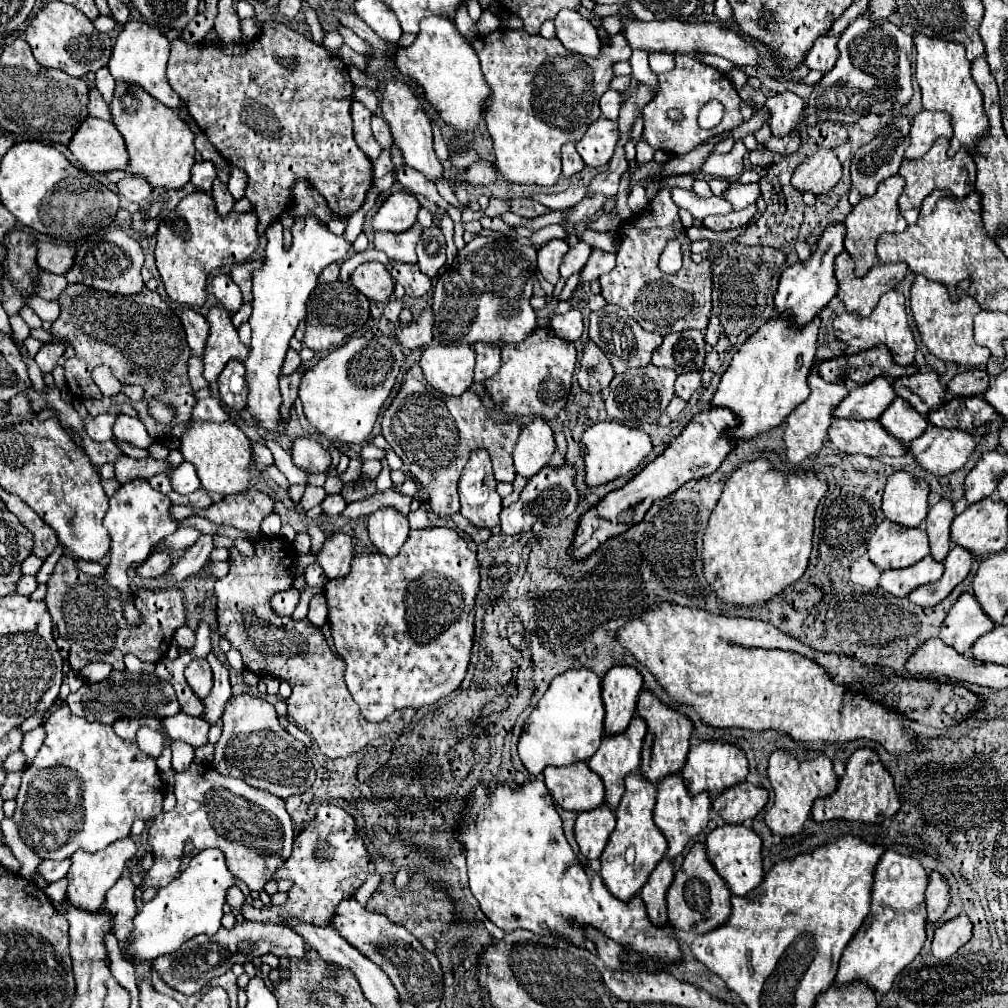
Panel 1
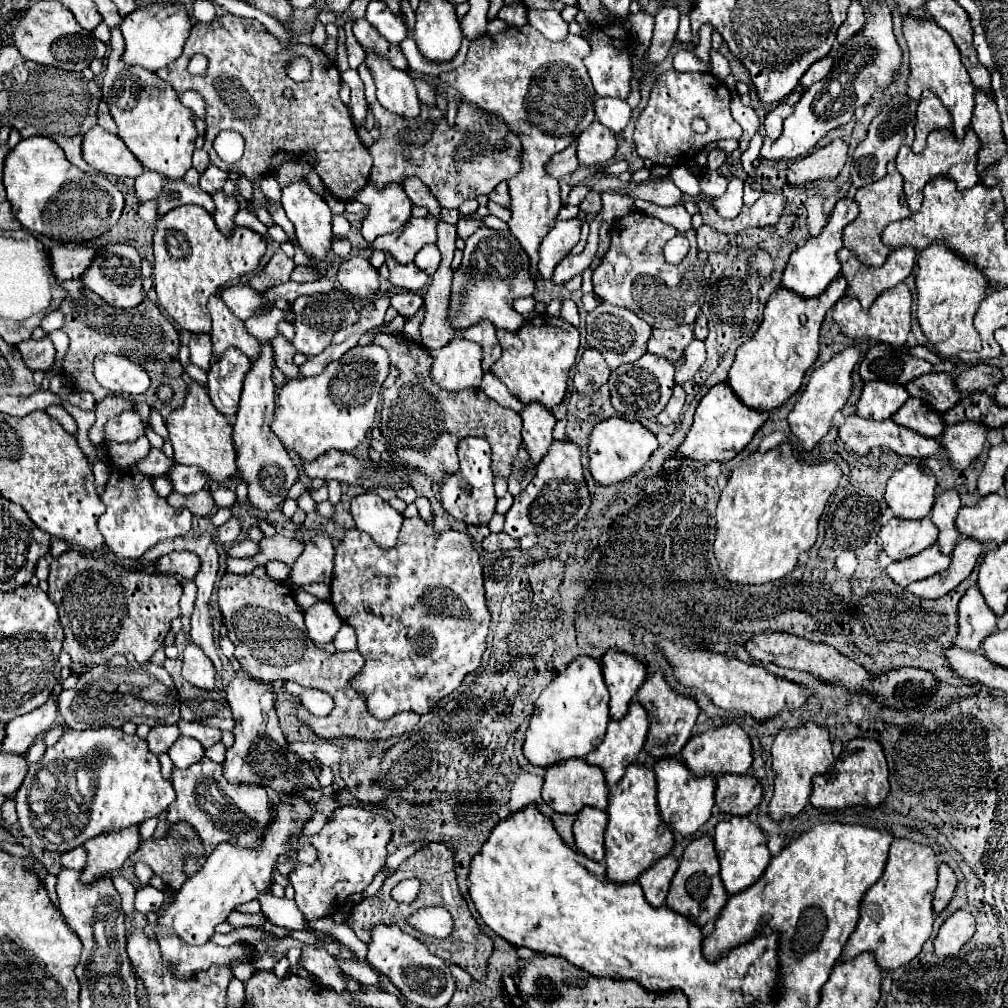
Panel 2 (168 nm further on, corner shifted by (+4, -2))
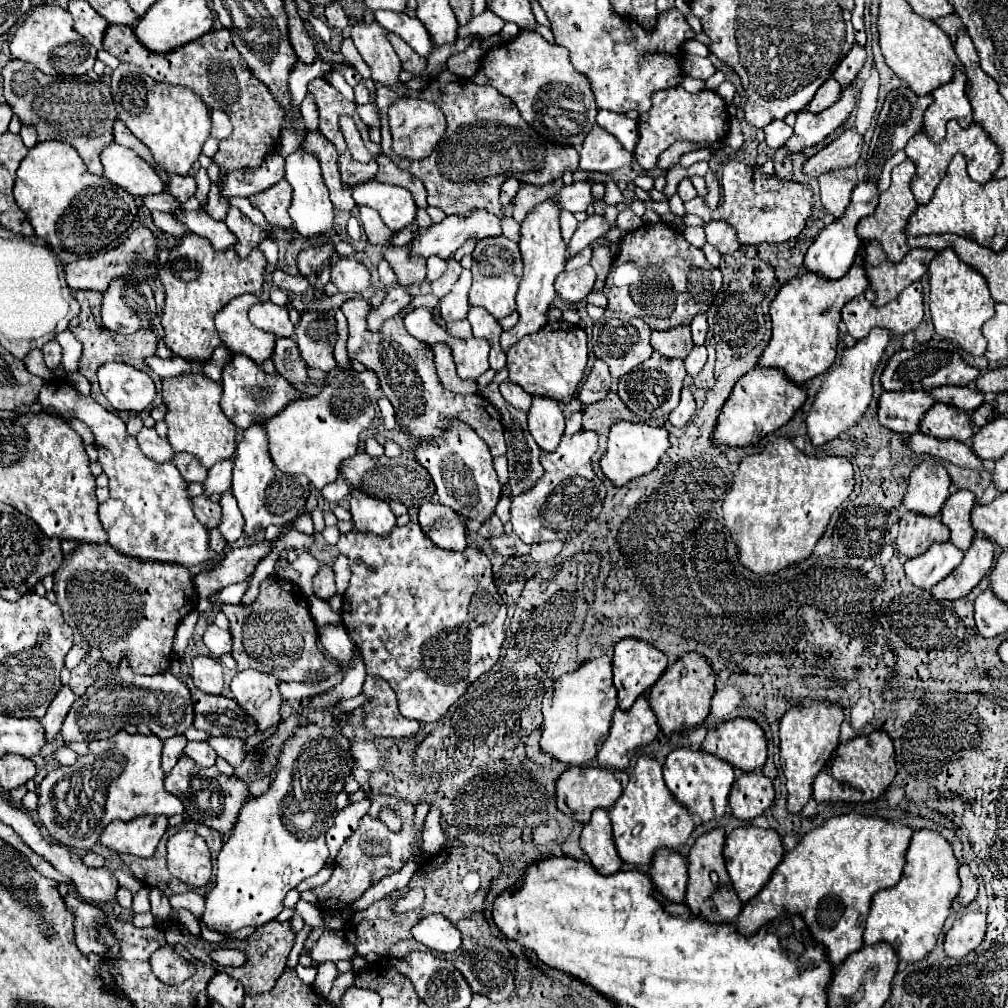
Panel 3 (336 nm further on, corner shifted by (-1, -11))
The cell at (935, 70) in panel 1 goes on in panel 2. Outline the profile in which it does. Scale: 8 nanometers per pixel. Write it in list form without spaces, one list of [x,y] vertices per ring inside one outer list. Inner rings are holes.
[[[903,15],[903,35],[909,47],[909,67],[911,67],[911,75],[907,81],[909,97],[919,101],[925,89],[933,91],[953,117],[953,135],[957,139],[963,139],[973,117],[975,101],[973,101],[973,83],[961,63],[961,53],[957,51],[957,45],[947,35],[947,31],[941,29],[937,23],[919,21],[909,15]]]

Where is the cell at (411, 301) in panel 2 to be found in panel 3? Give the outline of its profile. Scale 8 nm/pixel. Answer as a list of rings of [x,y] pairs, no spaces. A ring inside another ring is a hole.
[[[422,294],[422,296],[414,296],[414,300],[412,300],[412,306],[414,308],[420,308],[420,306],[426,306],[426,308],[438,308],[438,304],[440,304],[440,298],[436,298],[434,294]]]

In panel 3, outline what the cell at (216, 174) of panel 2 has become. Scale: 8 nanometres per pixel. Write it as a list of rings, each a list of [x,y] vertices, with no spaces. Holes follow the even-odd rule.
[[[270,152],[262,162],[262,168],[246,168],[246,170],[232,170],[226,176],[226,184],[222,190],[224,198],[232,196],[252,196],[258,192],[268,190],[276,182],[284,178],[284,160],[276,152]]]

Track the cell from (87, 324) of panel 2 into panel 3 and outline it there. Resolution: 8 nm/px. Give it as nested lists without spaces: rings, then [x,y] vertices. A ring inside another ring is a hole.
[[[78,290],[74,296],[76,296],[76,300],[80,302],[82,310],[80,310],[80,314],[78,314],[76,318],[70,320],[70,332],[72,332],[72,334],[82,342],[82,346],[84,346],[82,360],[80,360],[80,374],[84,374],[84,376],[90,380],[90,384],[92,384],[92,398],[94,398],[100,406],[112,412],[112,409],[108,407],[110,406],[108,400],[106,400],[104,394],[100,392],[98,378],[96,378],[96,370],[98,370],[102,364],[110,362],[110,360],[122,362],[122,364],[130,364],[130,366],[134,366],[134,368],[138,368],[138,370],[142,370],[142,372],[148,372],[148,376],[154,380],[154,384],[160,384],[162,378],[160,378],[158,374],[154,374],[154,372],[144,364],[144,358],[156,352],[156,340],[158,340],[156,332],[154,332],[154,330],[140,330],[140,332],[128,334],[128,336],[110,332],[108,328],[104,328],[104,324],[102,324],[102,320],[100,320],[102,294],[100,294],[100,292],[90,292],[90,290]]]

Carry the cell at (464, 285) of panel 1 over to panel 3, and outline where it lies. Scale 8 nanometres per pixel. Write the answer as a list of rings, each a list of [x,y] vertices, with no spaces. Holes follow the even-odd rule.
[[[506,236],[480,240],[472,252],[474,282],[470,288],[470,304],[484,306],[496,320],[510,316],[516,310],[516,294],[522,278],[522,258],[518,244]]]

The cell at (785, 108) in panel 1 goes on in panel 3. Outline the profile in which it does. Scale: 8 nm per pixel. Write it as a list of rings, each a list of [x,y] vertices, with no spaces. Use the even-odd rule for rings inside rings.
[[[774,120],[768,126],[764,126],[764,134],[766,134],[768,148],[780,148],[792,136],[792,128],[784,124],[784,120]]]

